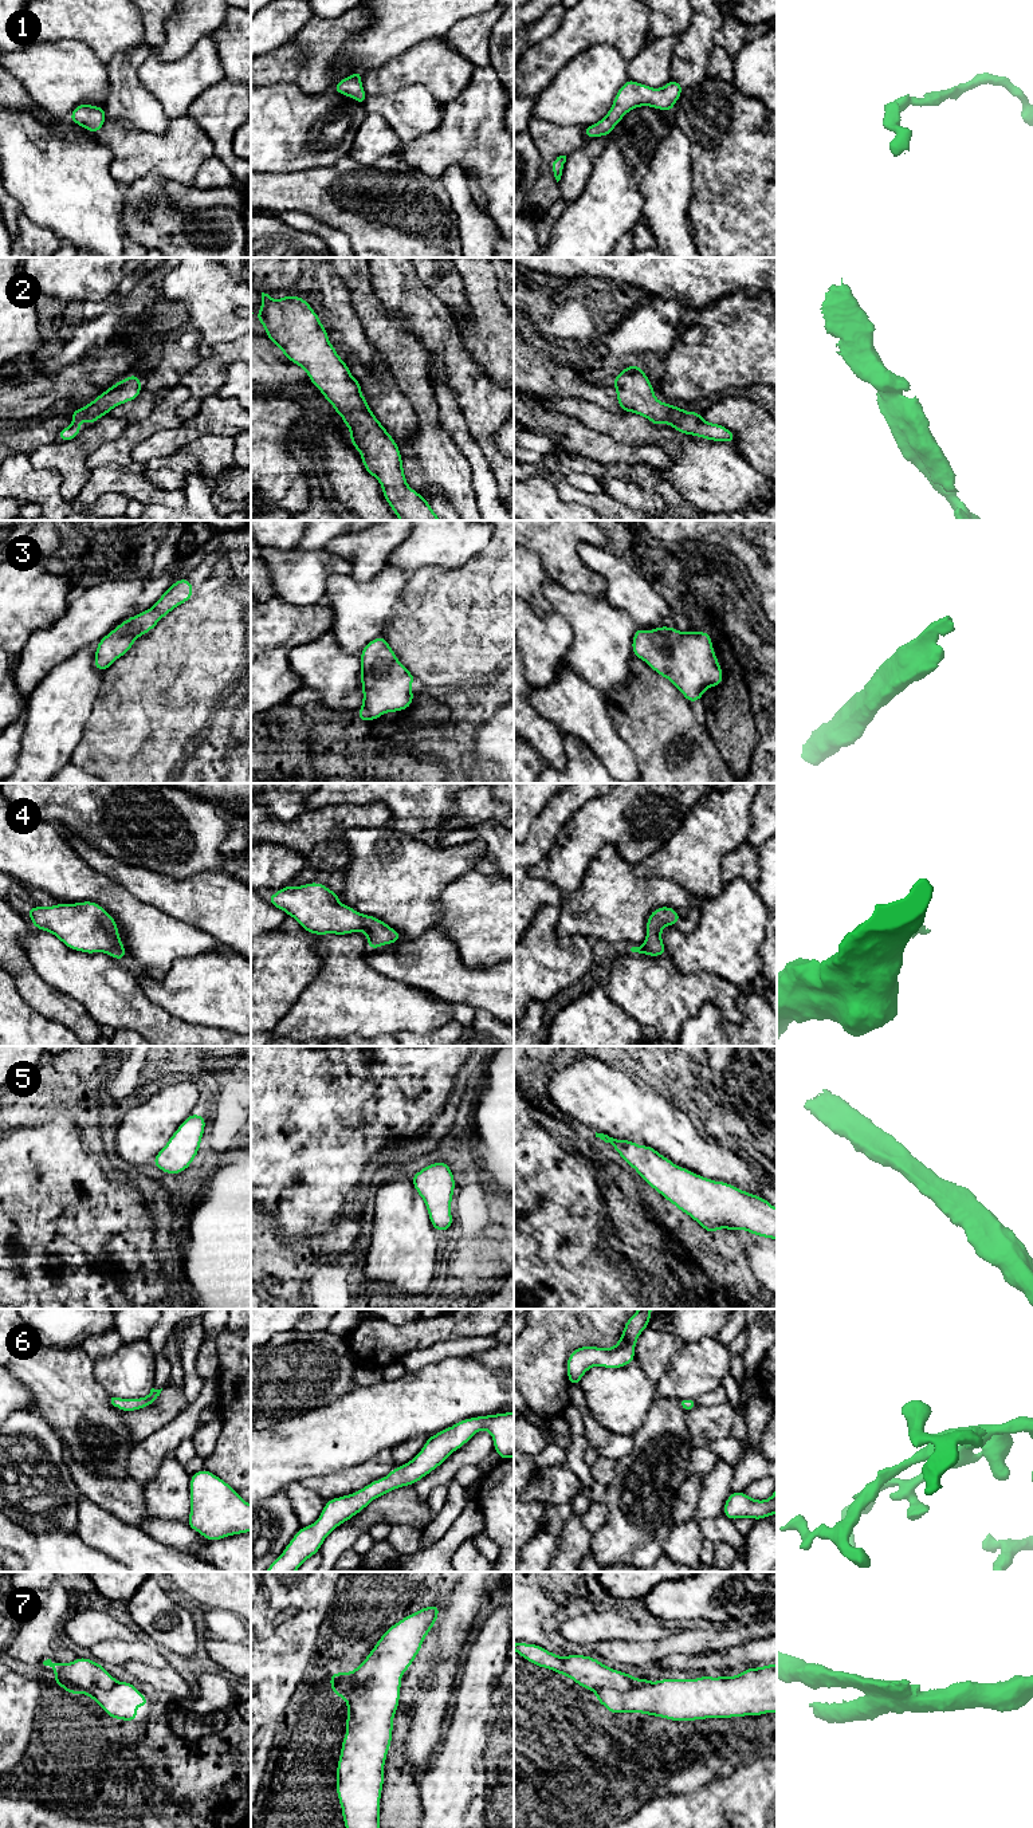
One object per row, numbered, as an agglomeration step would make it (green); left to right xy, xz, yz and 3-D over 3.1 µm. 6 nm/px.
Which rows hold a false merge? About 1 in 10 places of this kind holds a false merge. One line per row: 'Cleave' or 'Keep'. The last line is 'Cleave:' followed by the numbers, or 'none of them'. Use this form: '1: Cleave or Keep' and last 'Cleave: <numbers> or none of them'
1: Keep
2: Keep
3: Keep
4: Keep
5: Keep
6: Keep
7: Cleave
Cleave: 7

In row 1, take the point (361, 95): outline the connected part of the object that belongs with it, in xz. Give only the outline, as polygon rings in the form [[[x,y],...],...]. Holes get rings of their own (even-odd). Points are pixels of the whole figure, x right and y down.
[[[357,70],[354,74],[335,83],[333,89],[335,93],[353,98],[358,103],[364,105],[368,98],[368,94],[362,89],[361,79],[362,74],[360,70]]]

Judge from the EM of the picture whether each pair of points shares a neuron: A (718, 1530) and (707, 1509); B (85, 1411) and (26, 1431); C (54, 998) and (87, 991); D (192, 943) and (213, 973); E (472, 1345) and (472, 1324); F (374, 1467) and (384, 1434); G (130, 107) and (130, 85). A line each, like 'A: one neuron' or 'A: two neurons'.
A: two neurons
B: two neurons
C: two neurons
D: two neurons
E: two neurons
F: two neurons
G: one neuron

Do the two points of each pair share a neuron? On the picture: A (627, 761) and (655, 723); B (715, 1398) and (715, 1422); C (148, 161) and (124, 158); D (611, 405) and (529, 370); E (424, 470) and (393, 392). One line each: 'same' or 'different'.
A: different
B: different
C: same
D: same
E: different

